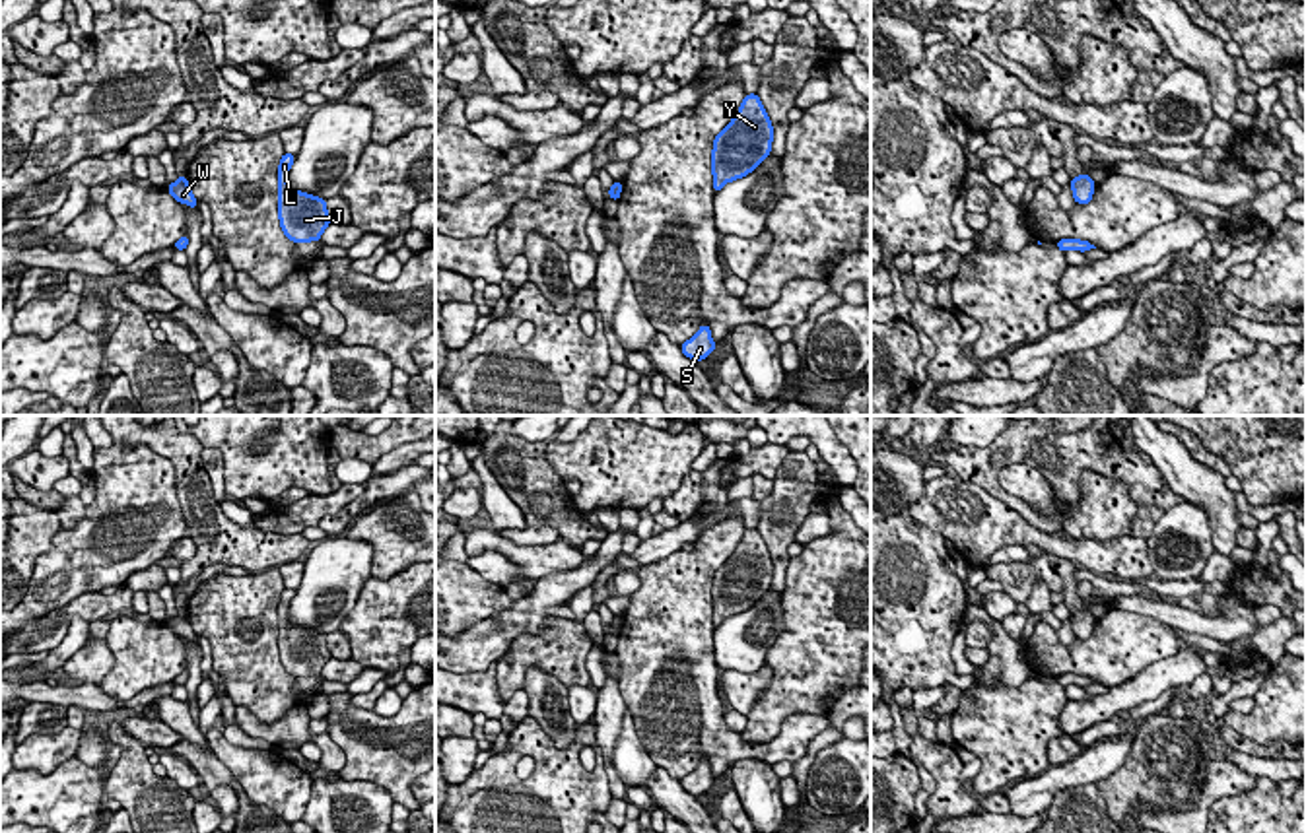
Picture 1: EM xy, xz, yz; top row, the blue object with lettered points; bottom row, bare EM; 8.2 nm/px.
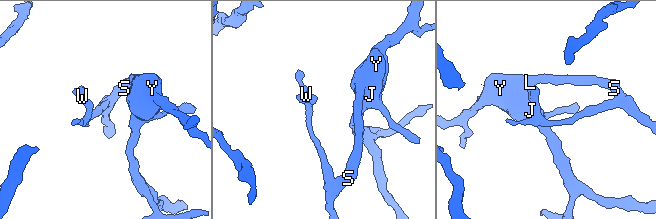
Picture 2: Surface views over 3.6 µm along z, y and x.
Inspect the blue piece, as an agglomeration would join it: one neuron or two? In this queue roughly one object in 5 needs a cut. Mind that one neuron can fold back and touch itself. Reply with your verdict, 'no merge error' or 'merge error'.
no merge error

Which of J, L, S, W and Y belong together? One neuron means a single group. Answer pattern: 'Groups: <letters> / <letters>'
Groups: J L S W Y

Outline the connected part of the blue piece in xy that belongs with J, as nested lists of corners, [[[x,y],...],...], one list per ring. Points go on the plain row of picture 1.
[[[284,588],[278,602],[278,652],[284,670],[293,678],[321,676],[330,652],[326,635],[293,625],[288,619],[290,602],[295,590]]]

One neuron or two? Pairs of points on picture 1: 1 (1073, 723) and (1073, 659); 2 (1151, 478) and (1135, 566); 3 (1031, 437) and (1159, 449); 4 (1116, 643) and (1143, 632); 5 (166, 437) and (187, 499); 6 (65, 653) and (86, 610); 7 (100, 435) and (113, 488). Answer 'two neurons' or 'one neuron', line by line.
1: two neurons
2: two neurons
3: two neurons
4: one neuron
5: one neuron
6: two neurons
7: two neurons

